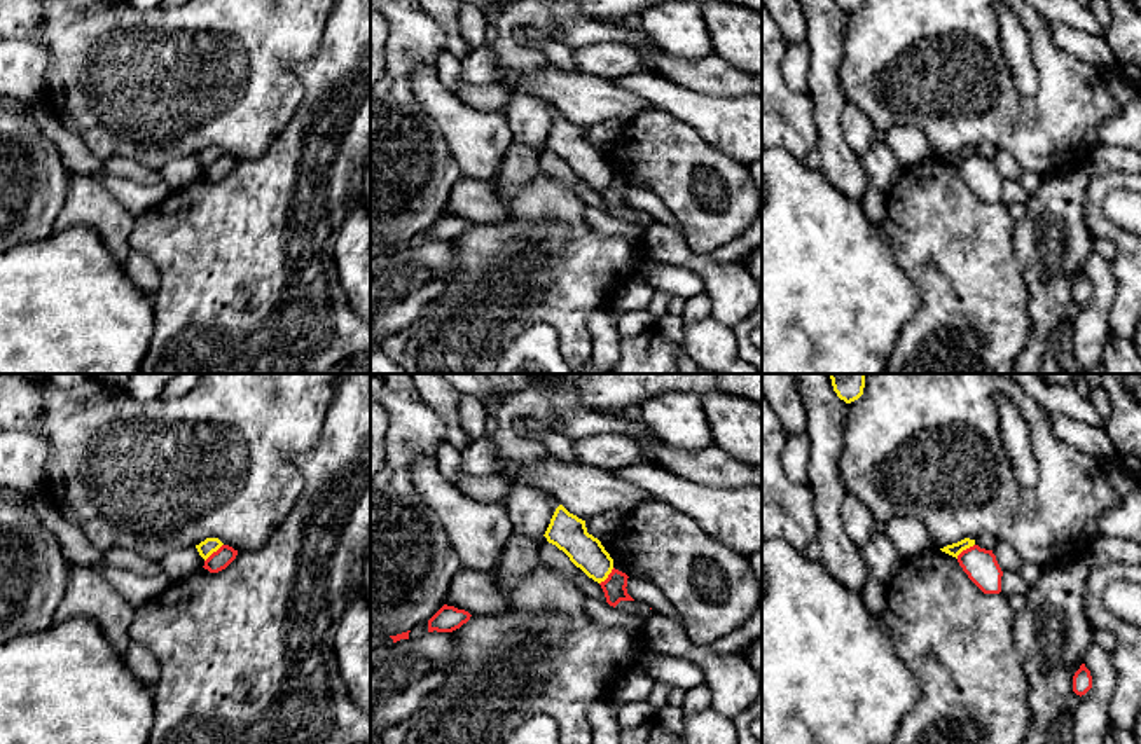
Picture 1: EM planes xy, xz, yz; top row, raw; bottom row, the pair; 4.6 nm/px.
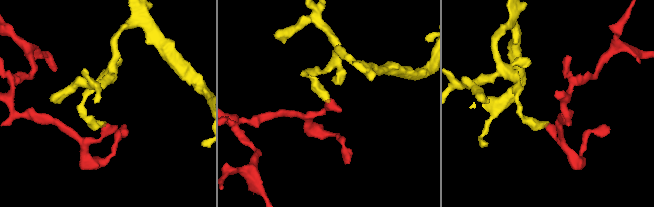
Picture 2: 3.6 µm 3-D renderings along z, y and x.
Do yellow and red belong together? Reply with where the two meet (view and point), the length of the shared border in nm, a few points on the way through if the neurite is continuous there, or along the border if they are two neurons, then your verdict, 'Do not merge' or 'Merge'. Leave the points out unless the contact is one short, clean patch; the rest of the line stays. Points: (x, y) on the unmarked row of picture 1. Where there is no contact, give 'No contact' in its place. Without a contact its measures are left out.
Touches yellow at yz (965, 158). Shared border 110 nm. Boundary: yz (974, 152), (956, 166). Do not merge

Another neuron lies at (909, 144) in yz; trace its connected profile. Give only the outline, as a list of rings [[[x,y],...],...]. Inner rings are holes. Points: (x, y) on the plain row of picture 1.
[[[893,126],[884,133],[884,140],[905,169],[933,157],[928,138],[914,126]]]

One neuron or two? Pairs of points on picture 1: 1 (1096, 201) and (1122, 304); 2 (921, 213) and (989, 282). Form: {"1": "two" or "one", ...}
{"1": "one", "2": "one"}

